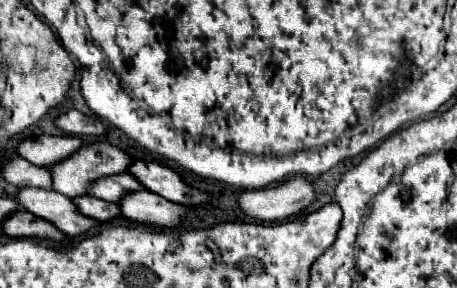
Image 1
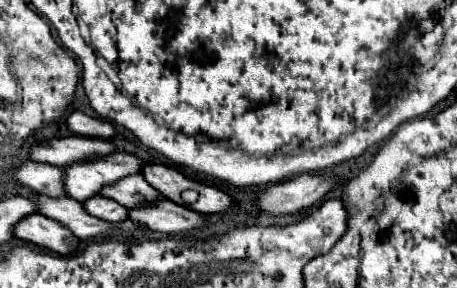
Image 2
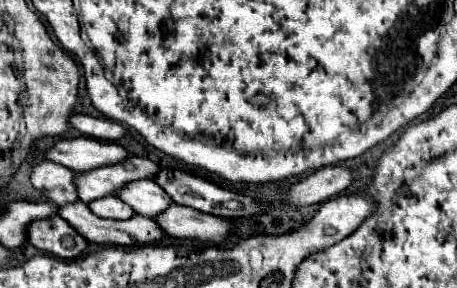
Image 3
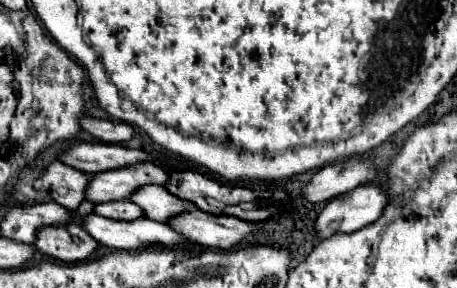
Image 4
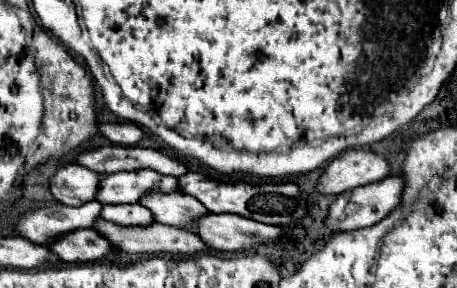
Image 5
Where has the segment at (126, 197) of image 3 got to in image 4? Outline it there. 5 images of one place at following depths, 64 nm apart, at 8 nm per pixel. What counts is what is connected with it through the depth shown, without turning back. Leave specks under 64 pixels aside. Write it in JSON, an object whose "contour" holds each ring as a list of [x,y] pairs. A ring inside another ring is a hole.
{"contour":[[[148,184],[148,188],[142,188],[140,192],[136,192],[136,196],[132,196],[132,202],[138,204],[140,208],[144,208],[146,216],[156,220],[156,222],[168,222],[178,214],[184,214],[188,210],[188,206],[194,206],[186,200],[180,200],[178,196],[172,196],[166,188],[160,186],[152,186]]]}

